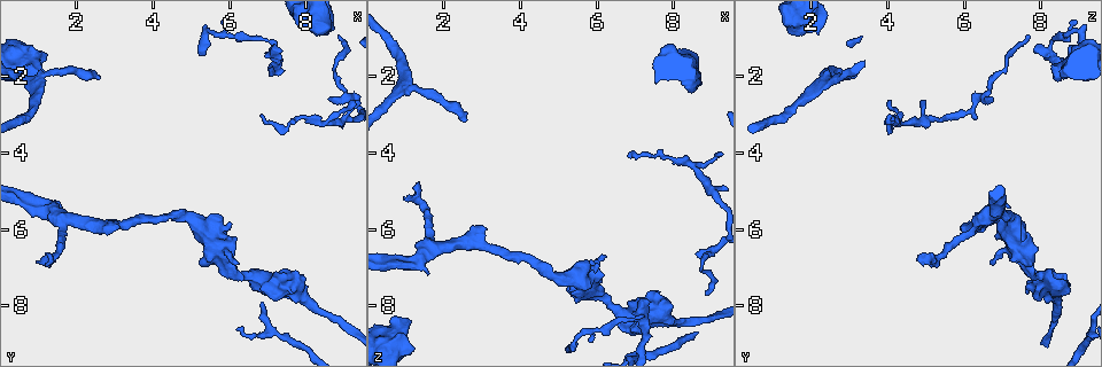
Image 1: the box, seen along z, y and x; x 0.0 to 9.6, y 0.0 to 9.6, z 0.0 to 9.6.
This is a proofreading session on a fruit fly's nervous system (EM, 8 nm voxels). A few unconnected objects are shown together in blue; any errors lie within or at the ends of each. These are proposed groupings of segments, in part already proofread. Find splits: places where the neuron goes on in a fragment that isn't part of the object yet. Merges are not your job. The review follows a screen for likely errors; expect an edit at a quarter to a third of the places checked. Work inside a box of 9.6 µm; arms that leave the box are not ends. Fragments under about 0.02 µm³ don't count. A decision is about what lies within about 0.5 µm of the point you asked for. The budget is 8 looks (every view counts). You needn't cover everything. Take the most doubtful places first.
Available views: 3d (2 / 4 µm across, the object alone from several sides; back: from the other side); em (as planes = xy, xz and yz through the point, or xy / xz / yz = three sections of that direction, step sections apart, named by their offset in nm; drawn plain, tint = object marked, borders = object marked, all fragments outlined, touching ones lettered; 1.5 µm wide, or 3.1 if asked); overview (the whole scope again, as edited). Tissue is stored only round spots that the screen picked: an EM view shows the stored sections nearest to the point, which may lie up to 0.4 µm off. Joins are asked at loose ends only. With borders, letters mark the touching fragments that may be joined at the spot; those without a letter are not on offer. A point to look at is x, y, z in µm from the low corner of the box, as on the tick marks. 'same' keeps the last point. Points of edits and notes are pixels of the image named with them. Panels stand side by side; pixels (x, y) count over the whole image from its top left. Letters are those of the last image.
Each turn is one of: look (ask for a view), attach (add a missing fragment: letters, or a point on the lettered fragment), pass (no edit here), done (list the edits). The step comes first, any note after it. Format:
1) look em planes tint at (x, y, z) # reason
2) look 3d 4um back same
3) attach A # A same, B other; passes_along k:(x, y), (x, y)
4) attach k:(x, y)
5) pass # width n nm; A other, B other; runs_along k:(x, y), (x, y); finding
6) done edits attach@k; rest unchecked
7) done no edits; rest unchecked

look 3d 4um at (2.50, 1.95, 3.20) # branch stops here

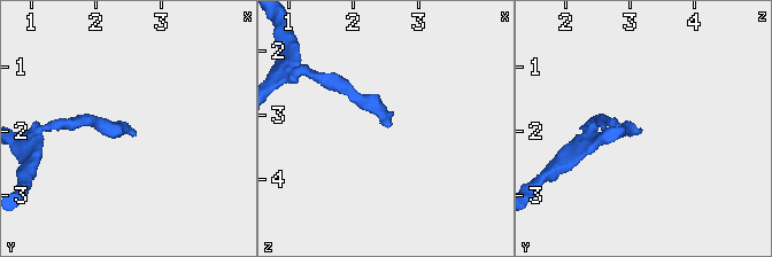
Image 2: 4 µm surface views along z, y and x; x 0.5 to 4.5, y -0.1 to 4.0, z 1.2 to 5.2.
look em planes borders at (2.55, 1.95, 3.20)

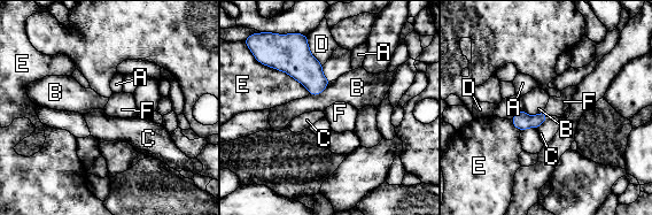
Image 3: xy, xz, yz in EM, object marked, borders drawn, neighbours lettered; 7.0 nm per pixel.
attach F # A other, B other, C other, D other, E other, F same; passes_along 3:(521, 121), (546, 114), (556, 106); the neuron continues

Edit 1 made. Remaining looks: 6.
look 3d 4um back at (8.60, 0.90, 2.20) # thick end

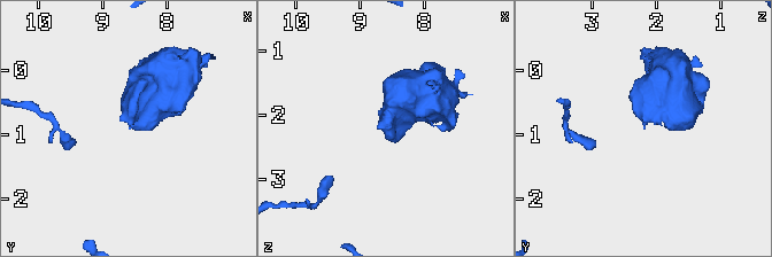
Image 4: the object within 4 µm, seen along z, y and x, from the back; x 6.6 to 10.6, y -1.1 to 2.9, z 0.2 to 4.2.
look em planes borders at (8.55, 0.90, 2.20) # shape alone is not enough

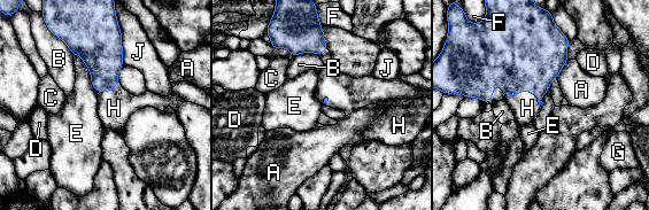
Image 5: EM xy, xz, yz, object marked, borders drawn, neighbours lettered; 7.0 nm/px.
attach H # A other, B other, C other, D other, E other, F other, G other, H same, J other; the neuron continues

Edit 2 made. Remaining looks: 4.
look 3d 2um at (1.15, 1.80, 8.40) # an open end

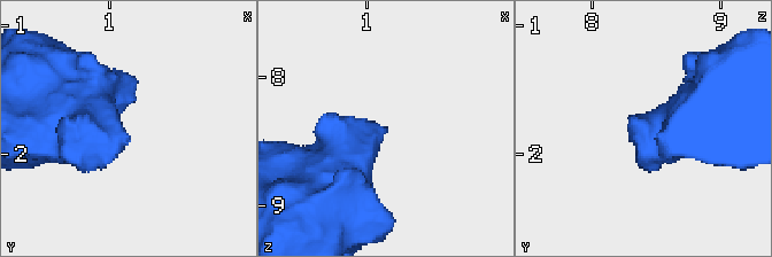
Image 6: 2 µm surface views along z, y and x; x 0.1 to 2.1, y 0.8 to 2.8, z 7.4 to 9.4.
look em planes borders at (1.14, 1.84, 8.36) # now the EM

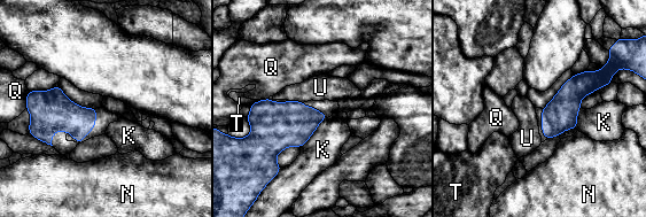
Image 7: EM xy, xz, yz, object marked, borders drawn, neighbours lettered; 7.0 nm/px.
attach U # K other, N other, Q other, T other, U same; the neuron continues

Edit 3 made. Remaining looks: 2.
done edits attach@3, attach@5, attach@7; rest unchecked

